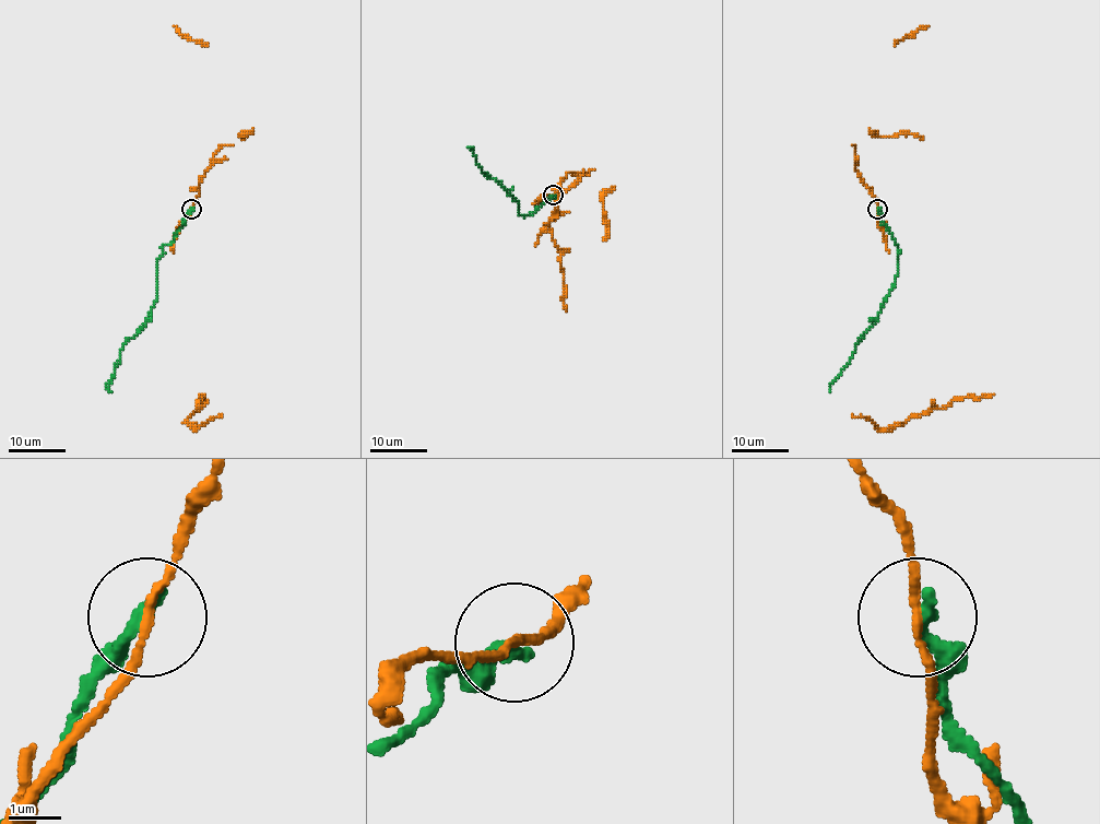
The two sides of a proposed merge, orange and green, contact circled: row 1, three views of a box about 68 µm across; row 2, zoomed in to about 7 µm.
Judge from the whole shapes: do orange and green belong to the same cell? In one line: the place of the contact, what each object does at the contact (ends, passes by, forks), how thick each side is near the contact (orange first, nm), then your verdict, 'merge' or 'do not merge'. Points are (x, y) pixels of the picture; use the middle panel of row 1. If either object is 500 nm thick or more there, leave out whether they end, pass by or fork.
at (553, 195); orange passes by; green ends there; 140 nm thick on the orange side, 320 nm on the other; do not merge

